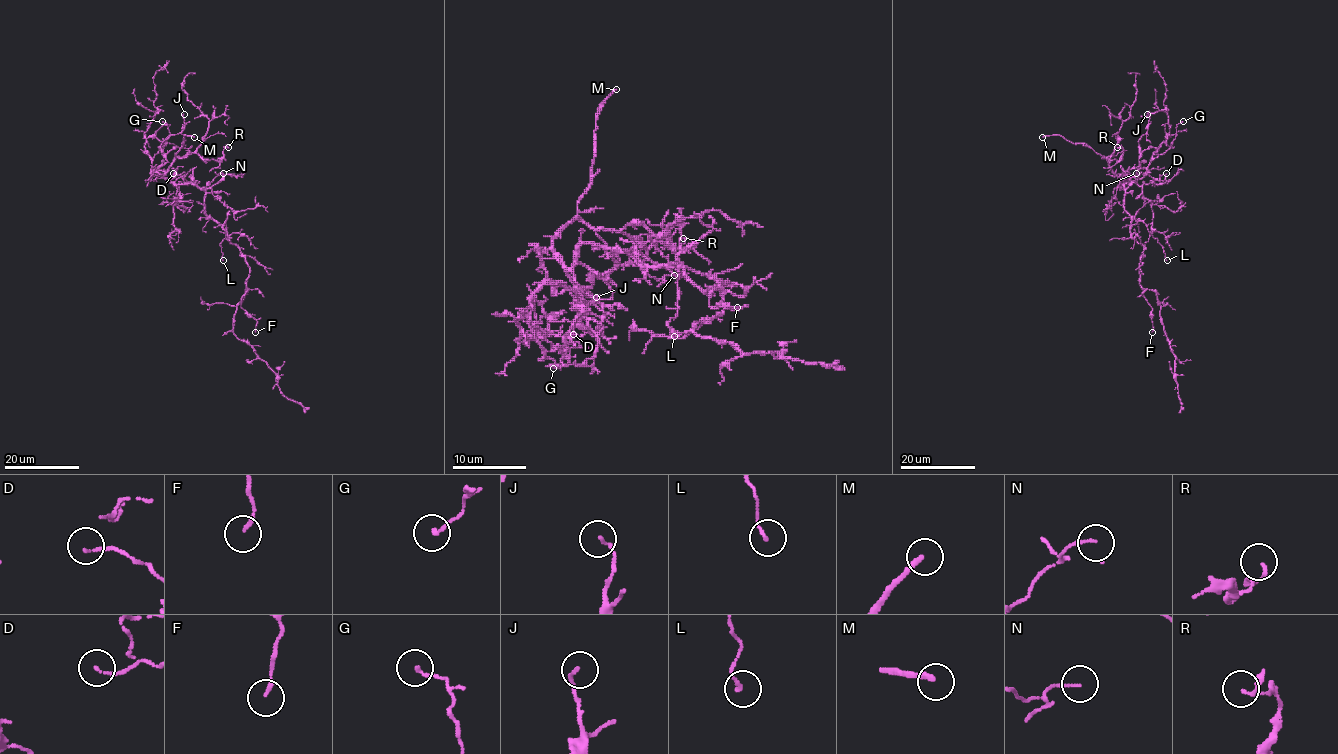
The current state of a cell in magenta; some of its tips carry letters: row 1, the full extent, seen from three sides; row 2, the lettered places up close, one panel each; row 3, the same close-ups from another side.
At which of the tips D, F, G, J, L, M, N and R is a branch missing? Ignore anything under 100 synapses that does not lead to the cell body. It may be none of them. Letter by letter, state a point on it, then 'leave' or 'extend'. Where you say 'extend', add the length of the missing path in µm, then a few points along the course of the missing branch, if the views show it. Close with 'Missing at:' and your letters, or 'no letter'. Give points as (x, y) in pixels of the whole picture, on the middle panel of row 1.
D: at (573, 334); leave
F: at (737, 307); leave
G: at (553, 368); leave
J: at (596, 297); leave
L: at (674, 336); leave
M: at (616, 89); extend; about 45 µm are missing
N: at (674, 275); leave
R: at (683, 238); leave
Missing at: M

